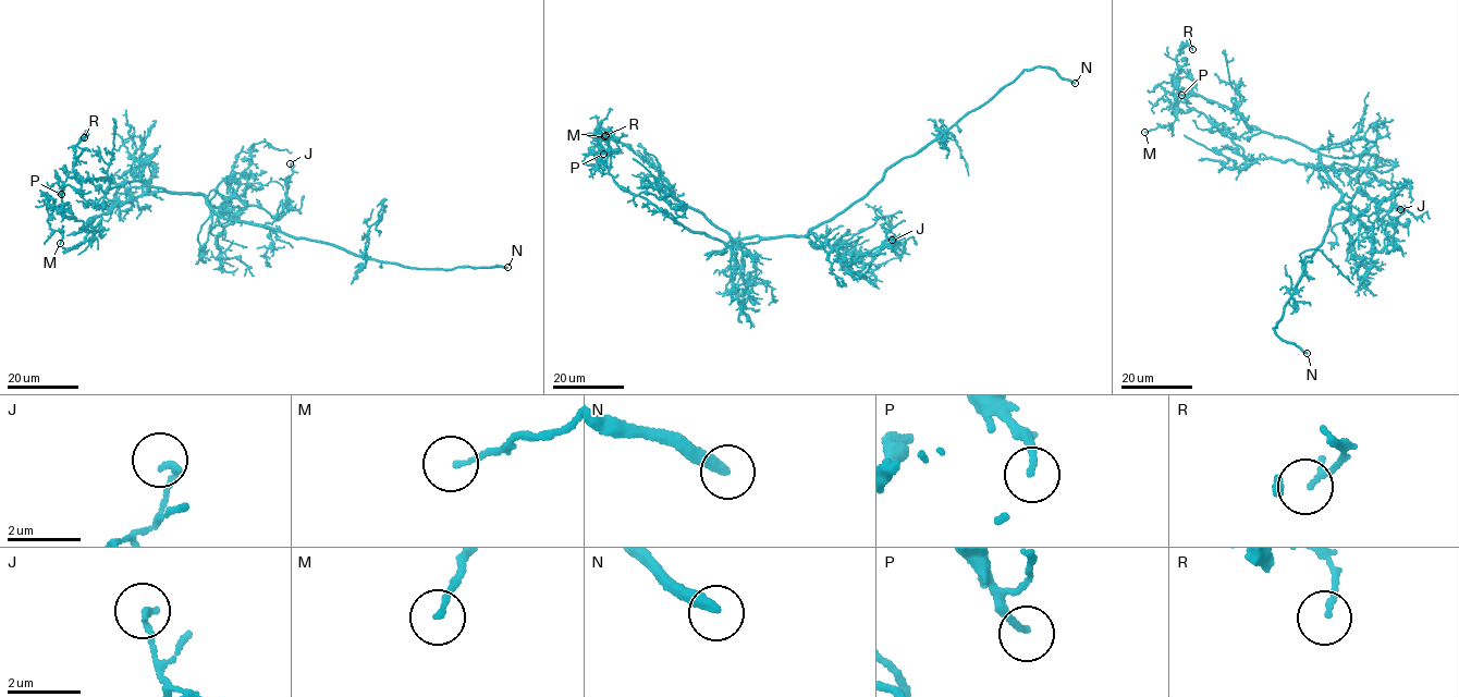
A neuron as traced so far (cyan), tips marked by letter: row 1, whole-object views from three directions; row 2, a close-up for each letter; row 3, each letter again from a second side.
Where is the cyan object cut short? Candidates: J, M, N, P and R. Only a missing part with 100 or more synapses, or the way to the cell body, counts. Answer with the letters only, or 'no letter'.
N

